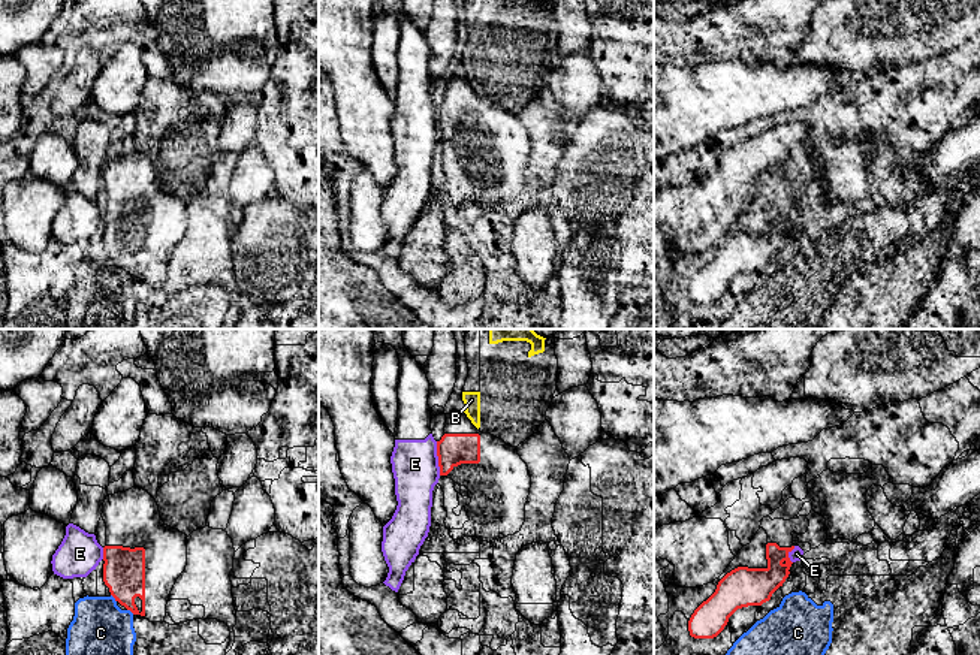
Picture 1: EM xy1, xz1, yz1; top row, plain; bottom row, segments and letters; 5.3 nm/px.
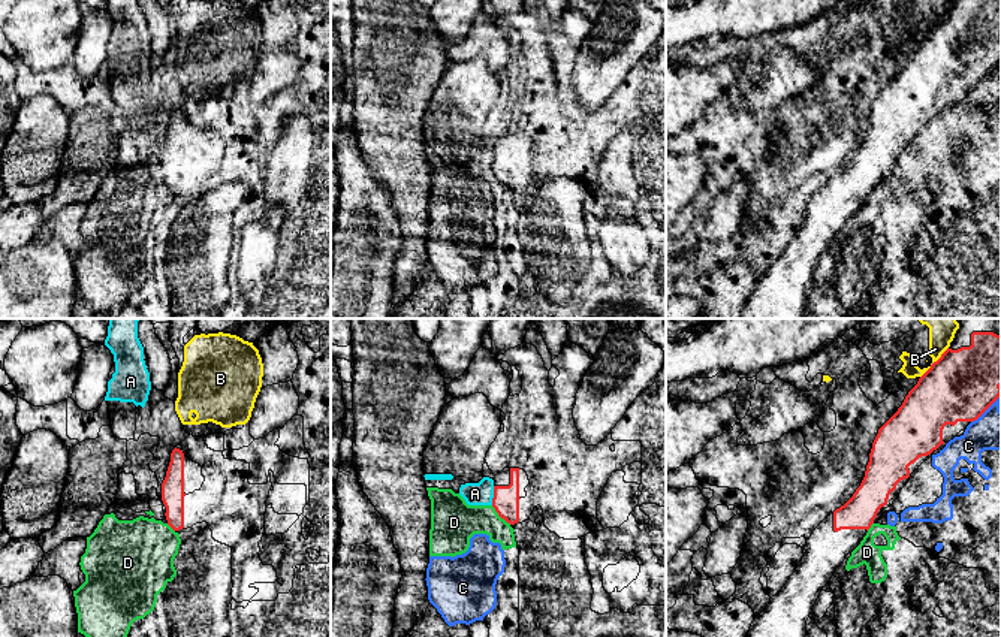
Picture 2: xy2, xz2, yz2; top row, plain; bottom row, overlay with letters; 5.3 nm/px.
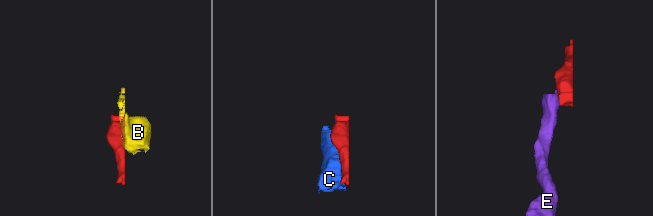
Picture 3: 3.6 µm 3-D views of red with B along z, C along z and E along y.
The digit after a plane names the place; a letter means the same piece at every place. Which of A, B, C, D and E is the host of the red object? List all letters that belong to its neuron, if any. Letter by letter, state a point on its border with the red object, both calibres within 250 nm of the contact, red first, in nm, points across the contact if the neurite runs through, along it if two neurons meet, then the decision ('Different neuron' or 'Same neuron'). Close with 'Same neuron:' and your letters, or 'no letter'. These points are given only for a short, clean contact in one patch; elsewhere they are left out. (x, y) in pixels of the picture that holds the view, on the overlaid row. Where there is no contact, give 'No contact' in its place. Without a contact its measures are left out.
A: Touches red at xz2 (494, 495). Thickness 140 nm (red) against 130 nm. Boundary: xz2 (494, 486), (491, 504). Different neuron
B: Touches red at yz2 (934, 362). Thickness 380 nm (red) against 160 nm. Different neuron
C: Touches red at xy1 (114, 597). Thickness 220 nm (red) against 300 nm. Boundary: xy1 (111, 594), (115, 601). Different neuron
D: Touches red at xz2 (500, 516). Thickness 140 nm (red) against 240 nm. Boundary: xz2 (491, 506), (510, 524). Different neuron
E: Touches red at xz1 (439, 458). Thickness 180 nm (red) against 260 nm. Boundary: xz1 (436, 441), (440, 474). Different neuron
Same neuron: no letter

